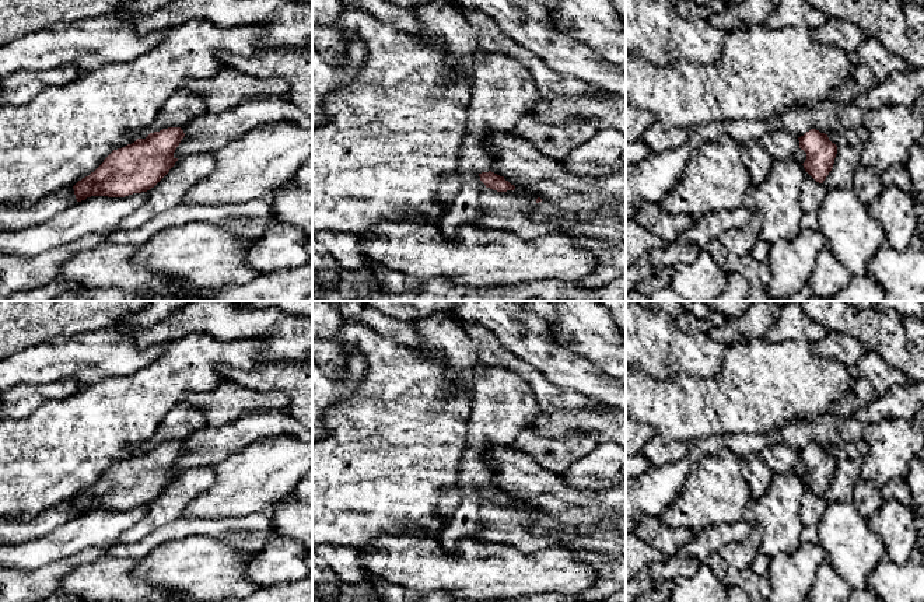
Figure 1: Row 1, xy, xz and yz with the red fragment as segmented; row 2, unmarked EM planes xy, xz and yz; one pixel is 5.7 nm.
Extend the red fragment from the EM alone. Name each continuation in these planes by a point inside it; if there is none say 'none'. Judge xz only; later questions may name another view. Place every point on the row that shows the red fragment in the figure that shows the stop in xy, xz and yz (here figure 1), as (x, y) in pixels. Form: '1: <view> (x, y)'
none

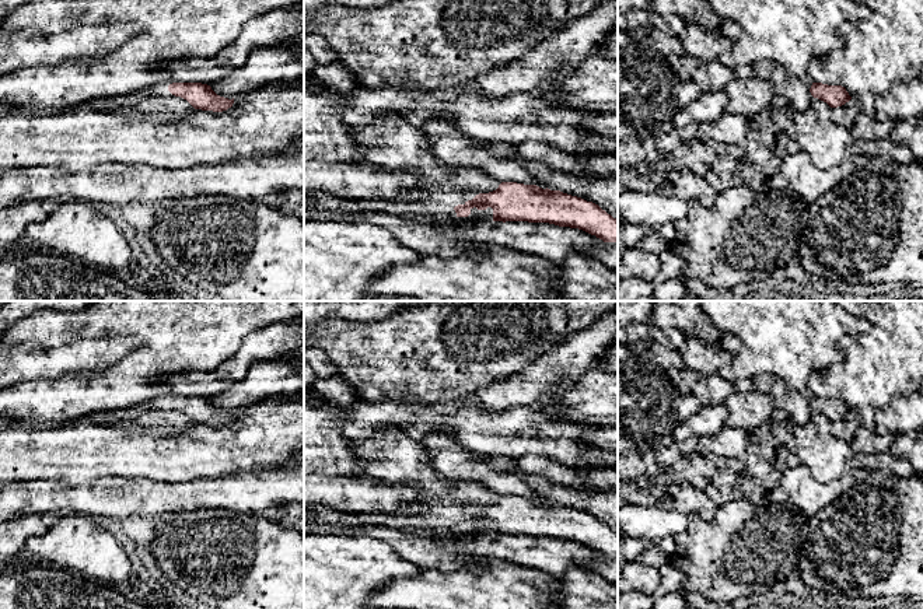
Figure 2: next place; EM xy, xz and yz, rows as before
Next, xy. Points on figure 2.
1: xy (111, 104)

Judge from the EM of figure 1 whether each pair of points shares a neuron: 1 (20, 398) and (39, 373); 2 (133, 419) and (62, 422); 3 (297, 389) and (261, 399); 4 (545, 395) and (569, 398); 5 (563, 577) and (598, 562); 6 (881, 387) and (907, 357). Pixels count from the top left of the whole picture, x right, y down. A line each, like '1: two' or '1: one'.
1: two
2: one
3: two
4: one
5: two
6: two

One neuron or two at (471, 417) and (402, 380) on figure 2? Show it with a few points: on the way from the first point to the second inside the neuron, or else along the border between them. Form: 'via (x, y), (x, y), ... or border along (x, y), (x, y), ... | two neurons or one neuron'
border along (471, 394), (460, 402) | two neurons

